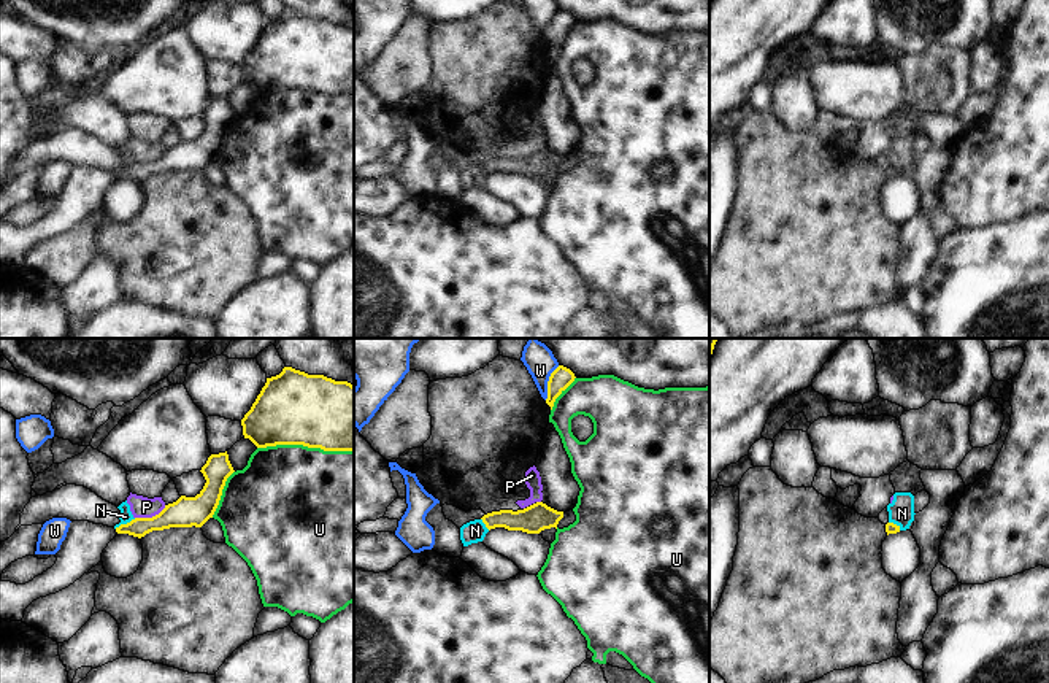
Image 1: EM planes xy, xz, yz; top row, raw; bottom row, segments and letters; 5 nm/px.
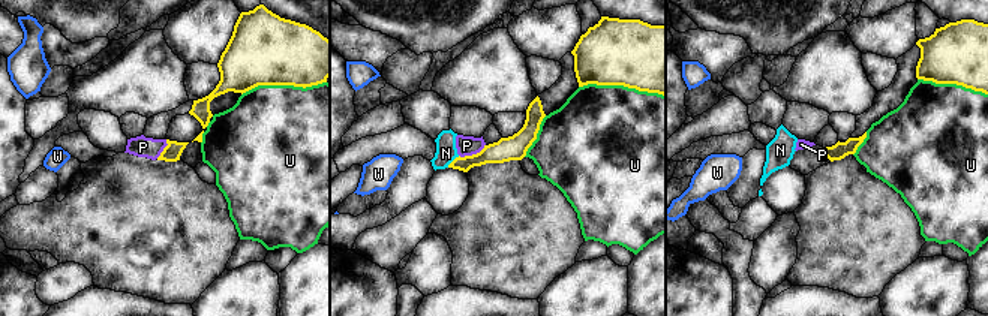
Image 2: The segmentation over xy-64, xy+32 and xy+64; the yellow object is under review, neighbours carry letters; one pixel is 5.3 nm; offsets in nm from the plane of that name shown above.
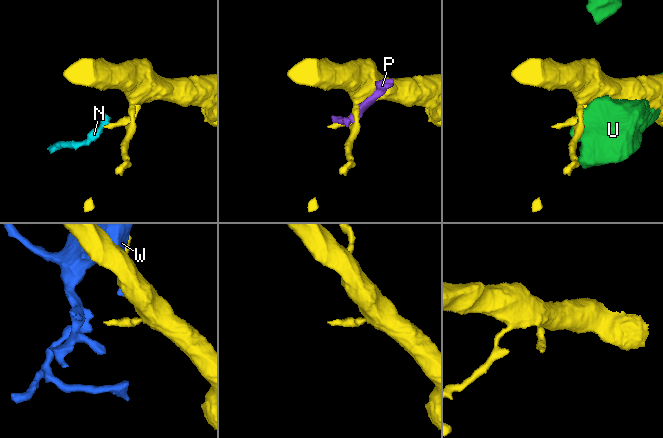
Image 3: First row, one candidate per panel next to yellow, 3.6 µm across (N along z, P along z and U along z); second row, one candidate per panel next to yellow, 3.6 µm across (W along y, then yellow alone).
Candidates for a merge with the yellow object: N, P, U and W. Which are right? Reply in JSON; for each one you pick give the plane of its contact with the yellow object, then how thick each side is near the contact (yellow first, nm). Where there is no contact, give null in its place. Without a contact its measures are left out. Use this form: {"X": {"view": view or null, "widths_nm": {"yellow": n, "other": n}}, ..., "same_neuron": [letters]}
{"same_neuron": []}

